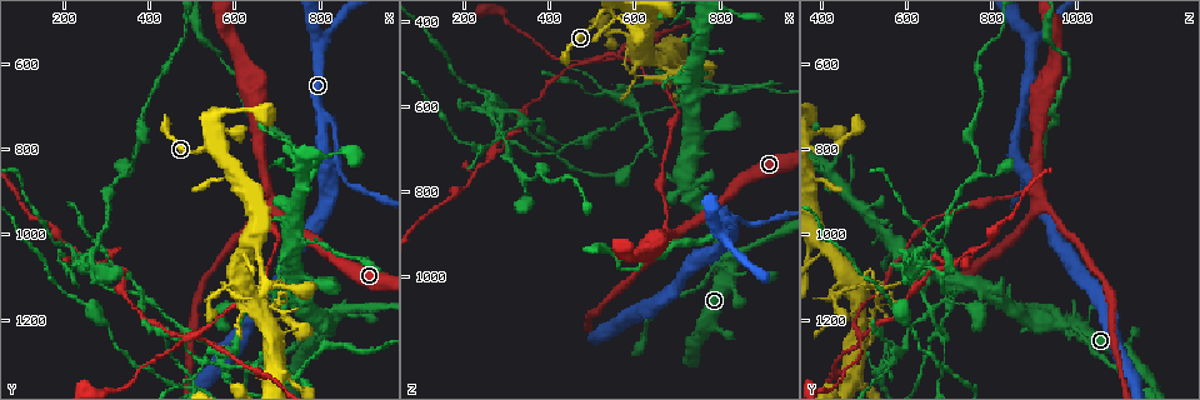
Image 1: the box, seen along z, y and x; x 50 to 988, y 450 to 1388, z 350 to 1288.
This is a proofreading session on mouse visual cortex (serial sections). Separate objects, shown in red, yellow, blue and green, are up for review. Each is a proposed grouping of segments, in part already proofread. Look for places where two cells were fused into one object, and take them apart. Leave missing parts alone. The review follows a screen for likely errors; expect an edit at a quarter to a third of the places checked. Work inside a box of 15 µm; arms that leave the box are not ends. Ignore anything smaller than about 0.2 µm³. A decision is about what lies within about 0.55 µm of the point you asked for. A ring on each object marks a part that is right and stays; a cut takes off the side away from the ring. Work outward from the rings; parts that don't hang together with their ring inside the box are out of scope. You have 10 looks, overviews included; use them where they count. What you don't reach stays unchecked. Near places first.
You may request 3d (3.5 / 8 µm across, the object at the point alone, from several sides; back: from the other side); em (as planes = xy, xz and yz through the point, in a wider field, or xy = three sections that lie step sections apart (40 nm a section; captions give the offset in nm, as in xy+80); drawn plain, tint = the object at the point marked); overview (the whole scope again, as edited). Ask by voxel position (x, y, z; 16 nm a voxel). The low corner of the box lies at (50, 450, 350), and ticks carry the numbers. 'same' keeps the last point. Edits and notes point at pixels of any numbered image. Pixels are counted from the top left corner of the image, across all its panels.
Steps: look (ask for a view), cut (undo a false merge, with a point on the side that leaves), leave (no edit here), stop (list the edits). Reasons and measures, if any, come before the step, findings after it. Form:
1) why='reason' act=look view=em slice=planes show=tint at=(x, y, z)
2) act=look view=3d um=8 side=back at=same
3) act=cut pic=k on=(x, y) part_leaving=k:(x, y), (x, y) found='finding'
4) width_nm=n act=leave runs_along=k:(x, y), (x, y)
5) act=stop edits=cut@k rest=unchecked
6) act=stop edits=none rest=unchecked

why='side arm on a straight run' act=look view=3d um=3.5 at=(800, 715, 865)

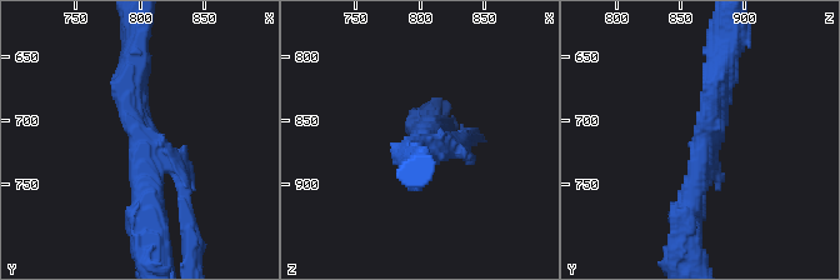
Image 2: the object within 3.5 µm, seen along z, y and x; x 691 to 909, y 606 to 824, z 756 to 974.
why='shape alone is not enough' act=look view=em slice=planes show=tint at=(800, 716, 868)

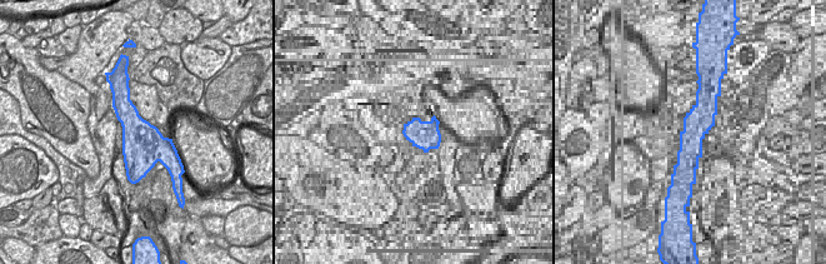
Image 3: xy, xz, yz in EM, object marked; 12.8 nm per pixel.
act=leave found='continuous, no second cell'

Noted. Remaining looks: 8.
why='four or more arms meet' act=look view=3d um=8 at=(680, 900, 895)

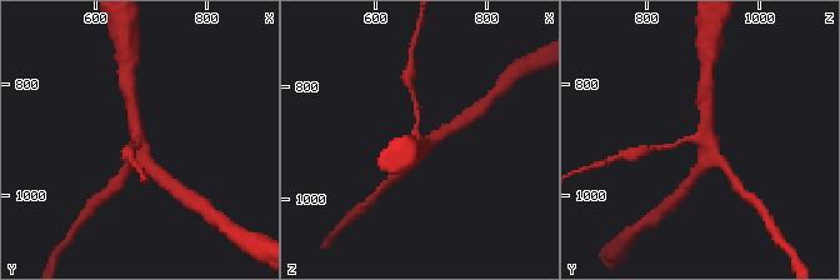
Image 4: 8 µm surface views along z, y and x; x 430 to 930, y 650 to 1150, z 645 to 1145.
act=look view=3d um=3.5 at=(675, 900, 905)

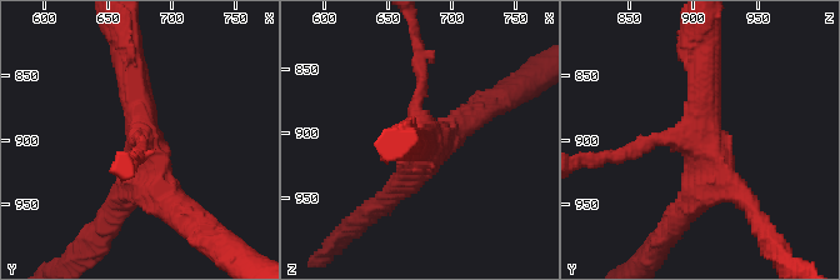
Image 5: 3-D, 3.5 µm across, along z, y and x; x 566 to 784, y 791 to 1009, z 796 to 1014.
arms=4 arm_widths_nm=200,400,400,400 act=look view=em slice=xy step=5 show=tint at=(678, 898, 900)

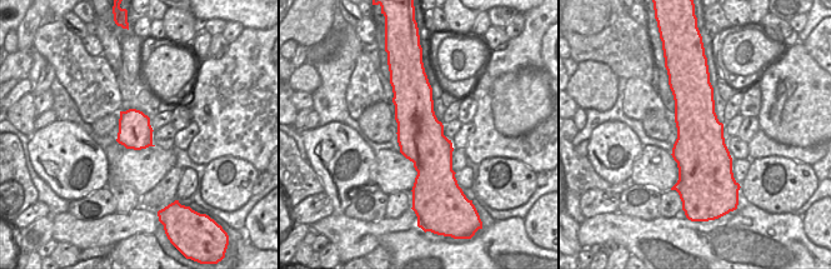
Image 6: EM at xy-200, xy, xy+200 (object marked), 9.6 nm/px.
act=leave runs_along=5:(171, 206), (151, 180), (129, 56) found='one cell here'

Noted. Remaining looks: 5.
act=look view=3d um=3.5 at=(650, 1140, 500)

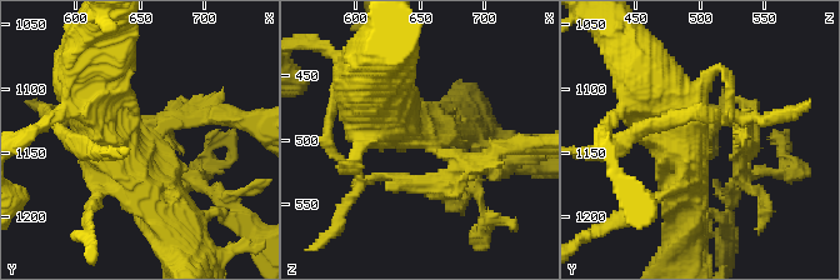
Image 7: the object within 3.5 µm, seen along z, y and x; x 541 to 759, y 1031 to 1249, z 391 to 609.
act=look view=em slice=xy step=1 show=tint at=(648, 1140, 498)

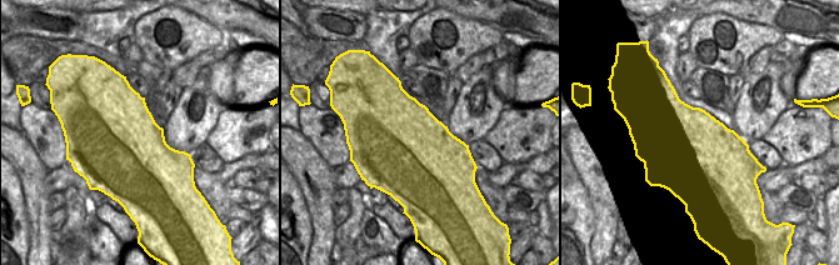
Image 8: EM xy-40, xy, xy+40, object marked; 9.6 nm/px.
act=leave runs_along=7:(88, 88), (110, 149), (169, 226) found='continuous, no second cell'

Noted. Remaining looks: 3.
act=look view=3d um=3.5 at=(490, 1245, 500)

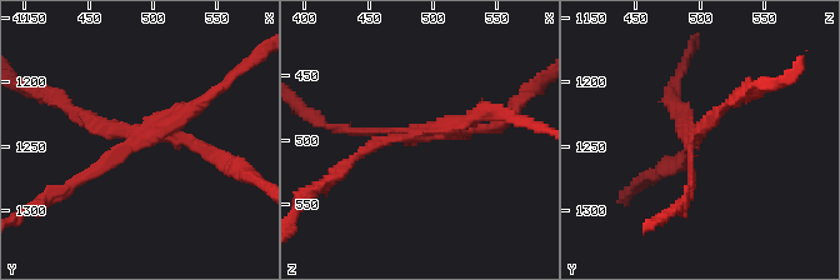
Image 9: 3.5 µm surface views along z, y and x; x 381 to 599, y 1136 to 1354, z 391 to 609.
why='now the EM' act=look view=em slice=xy step=5 show=tint at=(494, 1242, 498)

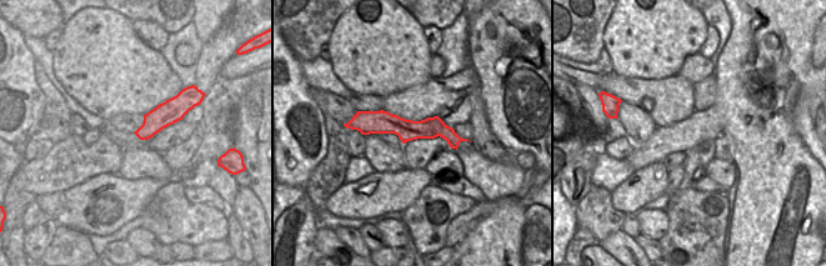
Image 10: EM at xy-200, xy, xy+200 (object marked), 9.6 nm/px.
width_nm=220 act=cut pic=9 on=(708, 124) part_leaving=9:(695, 134), (730, 99), (743, 95) found='two cells meet here'

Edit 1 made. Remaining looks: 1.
act=stop edits=cut@9 rest=unchecked

